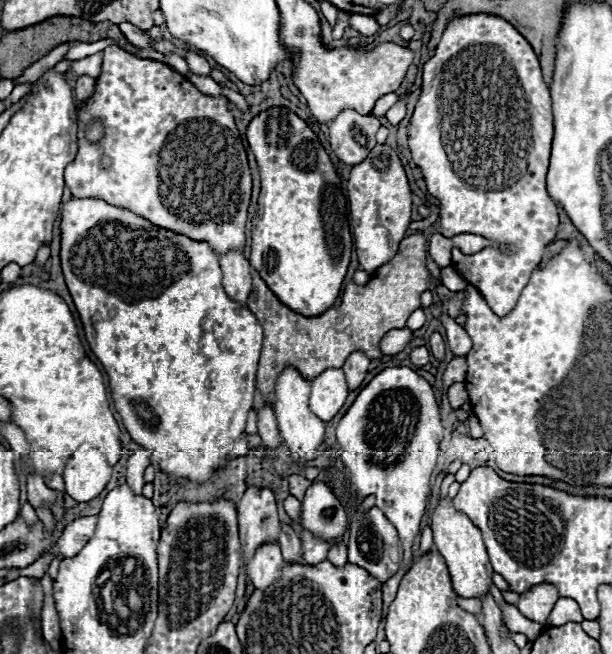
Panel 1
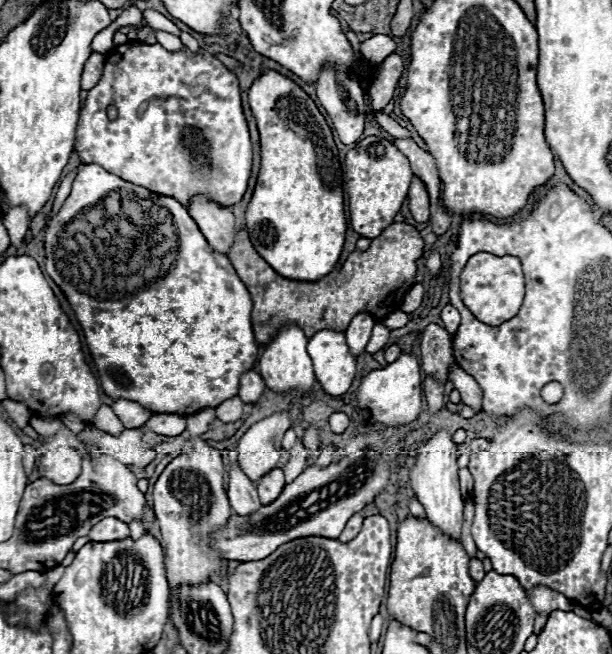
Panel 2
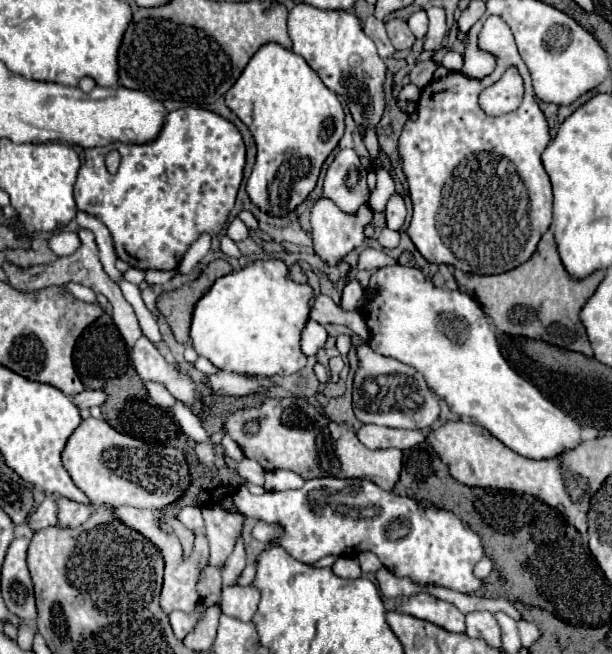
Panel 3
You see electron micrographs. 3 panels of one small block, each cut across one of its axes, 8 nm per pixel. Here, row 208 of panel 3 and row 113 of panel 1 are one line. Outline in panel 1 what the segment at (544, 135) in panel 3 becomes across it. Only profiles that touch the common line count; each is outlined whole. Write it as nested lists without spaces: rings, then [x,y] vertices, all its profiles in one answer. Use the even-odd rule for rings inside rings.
[[[472,14],[472,16],[454,18],[448,24],[448,28],[444,30],[444,36],[442,36],[442,40],[440,40],[440,44],[436,48],[436,54],[422,68],[422,92],[420,92],[418,102],[416,102],[414,116],[410,118],[410,124],[408,124],[408,146],[412,150],[412,158],[414,158],[416,166],[420,168],[420,172],[422,172],[422,176],[426,180],[428,192],[440,200],[440,228],[442,228],[440,232],[446,238],[454,238],[458,234],[478,234],[478,236],[484,236],[486,240],[492,240],[492,242],[498,242],[498,244],[516,246],[512,254],[504,254],[504,252],[500,252],[500,248],[486,246],[486,248],[482,248],[480,252],[476,252],[472,256],[464,256],[458,248],[452,248],[452,266],[458,270],[458,274],[470,286],[478,288],[478,292],[484,296],[488,306],[498,316],[506,316],[512,310],[512,306],[516,304],[522,288],[528,284],[530,276],[534,274],[534,270],[542,262],[542,258],[546,254],[546,246],[552,244],[552,240],[556,238],[556,232],[558,232],[558,208],[556,208],[556,204],[552,202],[552,198],[546,192],[546,172],[548,172],[552,134],[554,134],[554,126],[552,126],[550,90],[542,80],[538,58],[536,58],[532,46],[528,46],[528,42],[524,40],[524,36],[514,26],[508,26],[508,22],[504,22],[502,18],[496,18],[496,16]]]

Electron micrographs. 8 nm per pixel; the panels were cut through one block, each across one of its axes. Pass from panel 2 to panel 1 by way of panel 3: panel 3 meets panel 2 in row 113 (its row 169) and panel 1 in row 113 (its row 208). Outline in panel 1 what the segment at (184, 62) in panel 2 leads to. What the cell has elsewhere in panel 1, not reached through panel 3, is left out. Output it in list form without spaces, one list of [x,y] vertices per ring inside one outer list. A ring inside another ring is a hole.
[[[106,46],[104,48],[104,64],[102,64],[102,72],[96,80],[96,90],[92,94],[92,98],[88,102],[80,102],[78,104],[78,154],[76,158],[66,166],[66,186],[70,188],[72,196],[76,198],[100,198],[112,206],[118,208],[126,208],[142,218],[146,218],[148,222],[152,222],[158,228],[166,228],[172,230],[176,234],[184,234],[196,242],[208,242],[210,248],[214,250],[214,254],[220,258],[222,254],[236,250],[236,252],[244,252],[246,246],[246,222],[248,222],[248,204],[250,204],[250,192],[252,192],[252,174],[250,174],[250,166],[248,166],[248,158],[246,158],[246,150],[244,144],[240,140],[238,128],[234,124],[232,112],[228,110],[228,100],[226,98],[210,98],[204,96],[196,90],[196,86],[192,82],[188,82],[182,74],[178,74],[176,70],[172,70],[170,66],[158,62],[158,60],[146,60],[146,58],[136,58],[132,54],[128,54],[126,50],[118,48],[118,46]],[[92,120],[100,120],[104,126],[104,138],[98,144],[92,144],[86,140],[86,128]],[[102,158],[110,158],[110,170],[102,168]]]

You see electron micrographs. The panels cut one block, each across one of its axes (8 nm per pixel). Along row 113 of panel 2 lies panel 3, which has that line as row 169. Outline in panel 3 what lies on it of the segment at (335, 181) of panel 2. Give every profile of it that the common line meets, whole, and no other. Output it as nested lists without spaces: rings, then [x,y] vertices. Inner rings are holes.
[[[276,42],[264,44],[226,92],[226,106],[248,126],[258,156],[246,182],[252,202],[268,214],[286,216],[314,190],[320,168],[344,134],[344,110],[306,60]]]

